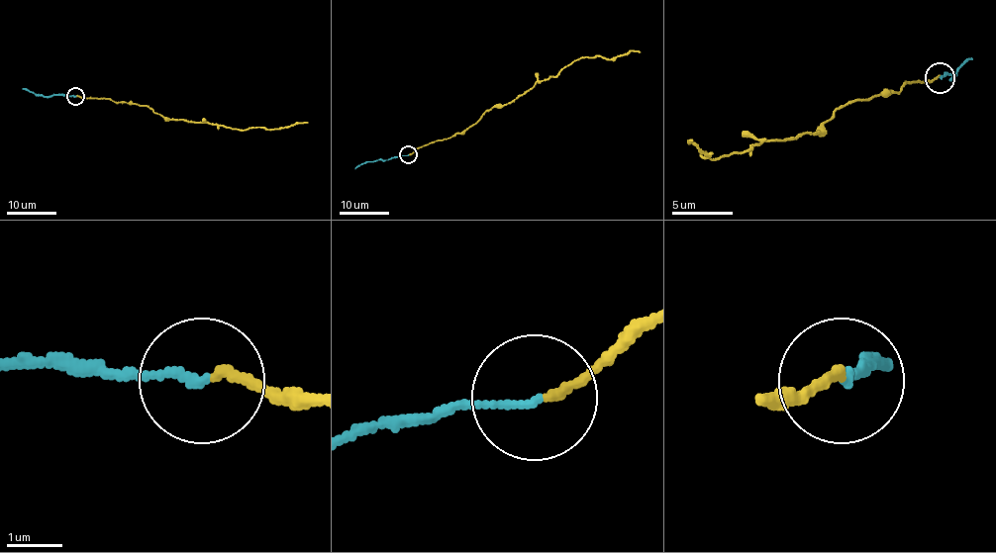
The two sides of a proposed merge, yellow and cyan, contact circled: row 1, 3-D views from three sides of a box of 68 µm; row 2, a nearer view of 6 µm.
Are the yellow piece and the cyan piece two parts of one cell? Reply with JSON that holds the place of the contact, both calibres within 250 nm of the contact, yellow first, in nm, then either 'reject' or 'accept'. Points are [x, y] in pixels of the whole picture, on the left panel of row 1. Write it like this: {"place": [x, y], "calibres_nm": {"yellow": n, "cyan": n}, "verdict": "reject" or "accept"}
{"place": [75, 96], "calibres_nm": {"yellow": 160, "cyan": 140}, "verdict": "accept"}

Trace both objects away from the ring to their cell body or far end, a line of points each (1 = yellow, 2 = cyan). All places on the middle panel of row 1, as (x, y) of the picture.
1: (409, 154), (462, 134), (494, 107), (513, 102), (575, 60), (599, 55), (614, 59), (632, 50), (641, 51)
2: (407, 154), (361, 163), (354, 168)

